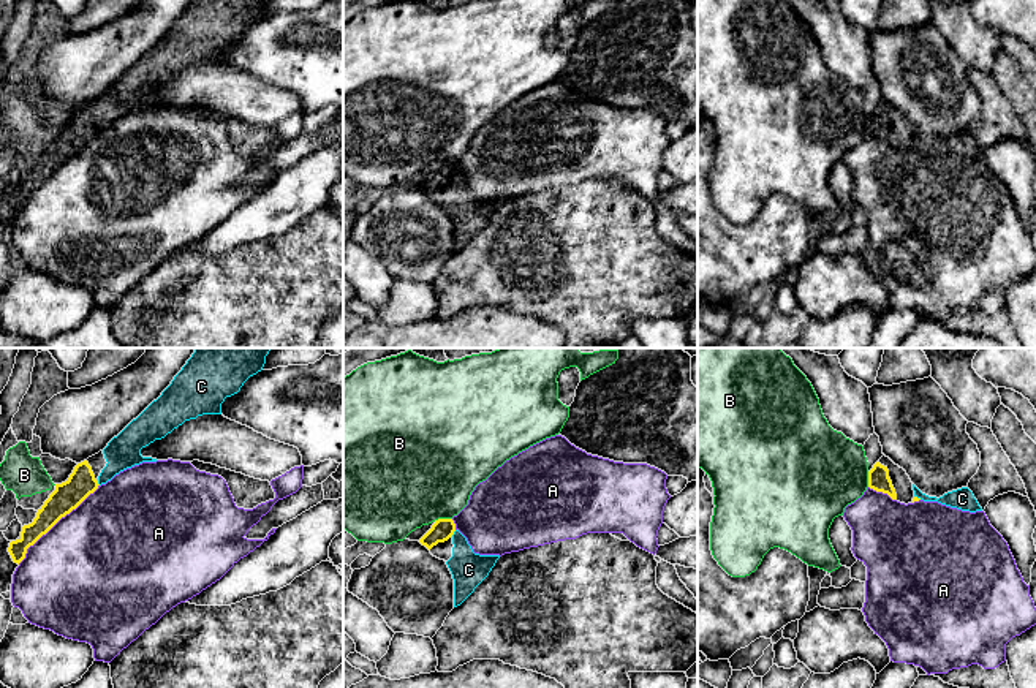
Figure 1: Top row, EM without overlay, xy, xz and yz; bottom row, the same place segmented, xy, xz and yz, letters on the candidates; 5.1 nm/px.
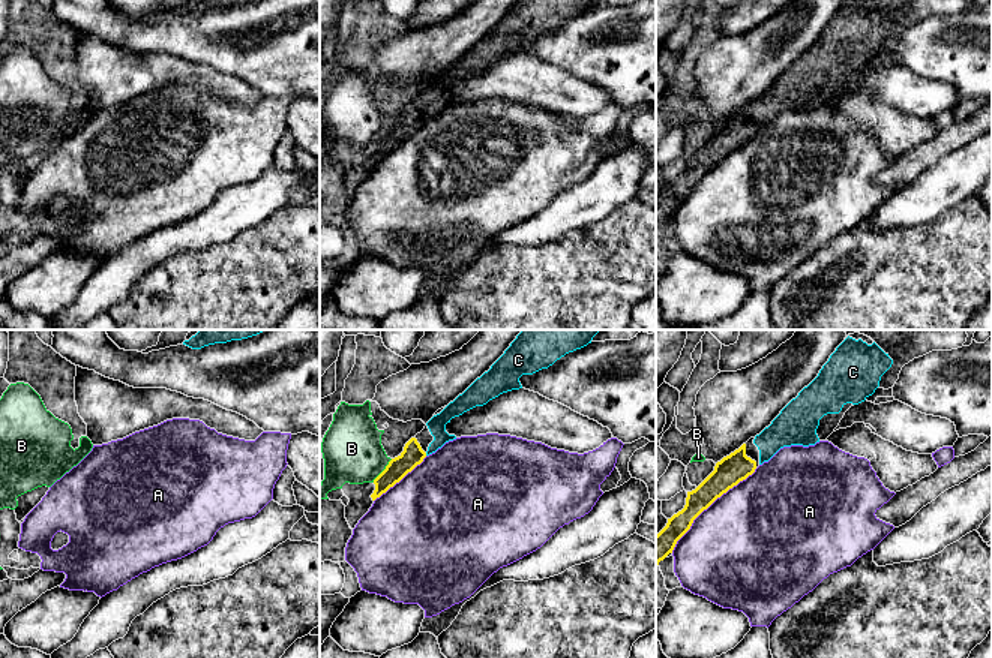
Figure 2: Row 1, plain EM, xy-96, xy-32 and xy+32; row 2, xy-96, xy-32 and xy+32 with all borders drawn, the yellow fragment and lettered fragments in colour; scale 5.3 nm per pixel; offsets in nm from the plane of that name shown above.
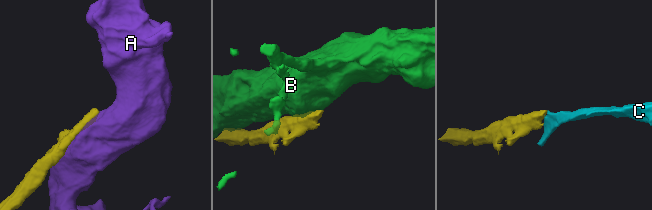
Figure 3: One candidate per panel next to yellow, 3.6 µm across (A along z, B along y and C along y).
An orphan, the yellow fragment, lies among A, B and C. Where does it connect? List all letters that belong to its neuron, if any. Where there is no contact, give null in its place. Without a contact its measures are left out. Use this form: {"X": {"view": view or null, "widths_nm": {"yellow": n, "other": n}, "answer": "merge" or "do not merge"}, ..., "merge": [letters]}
{"A": {"view": "xy", "widths_nm": {"yellow": 150, "other": 500}, "answer": "do not merge"}, "B": {"view": "xz", "widths_nm": {"yellow": 110, "other": 480}, "answer": "do not merge"}, "C": {"view": "xz", "widths_nm": {"yellow": 110, "other": 180}, "answer": "merge"}, "merge": ["C"]}

